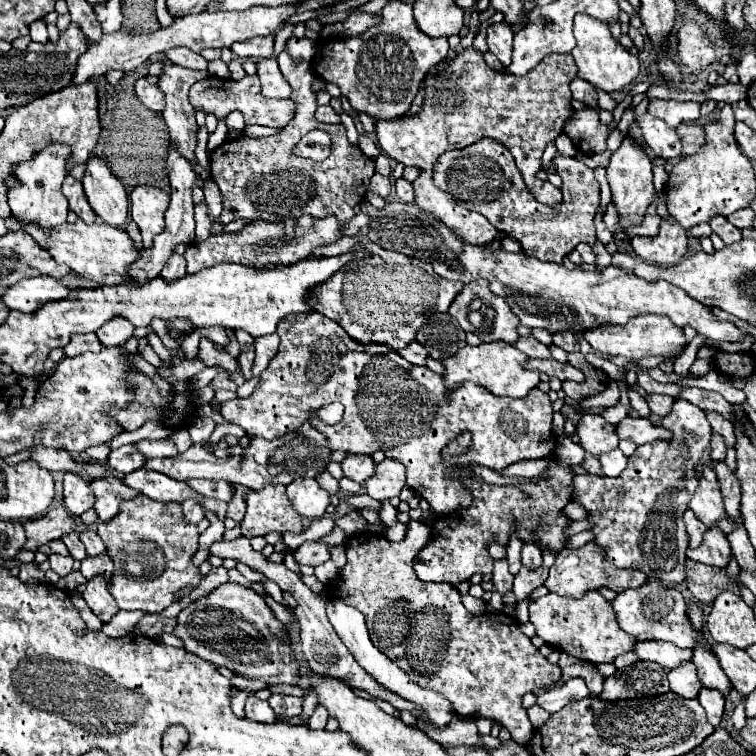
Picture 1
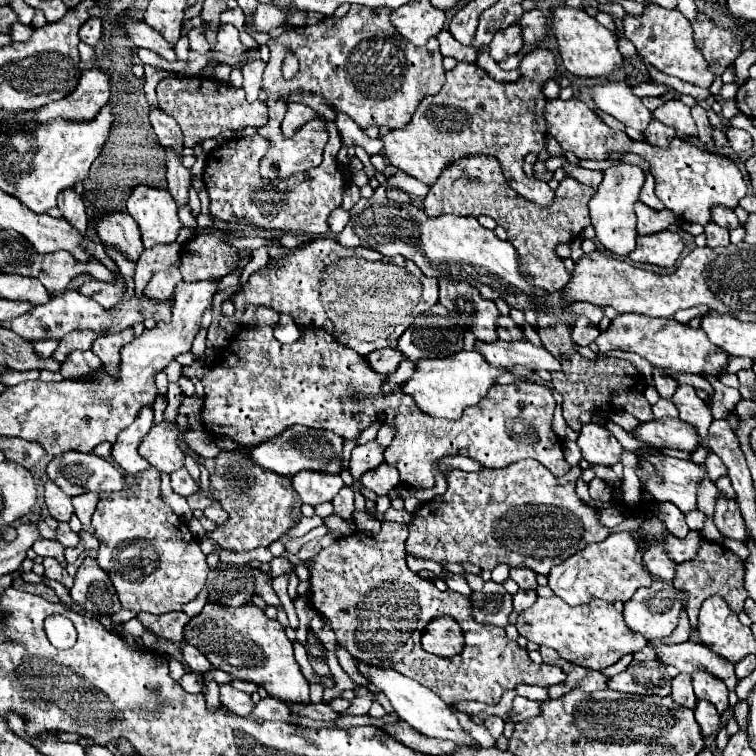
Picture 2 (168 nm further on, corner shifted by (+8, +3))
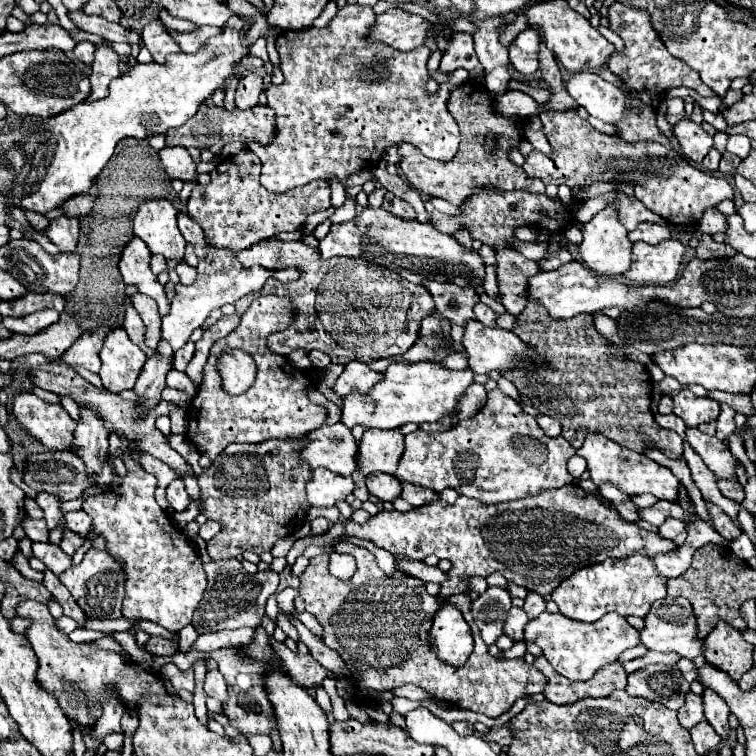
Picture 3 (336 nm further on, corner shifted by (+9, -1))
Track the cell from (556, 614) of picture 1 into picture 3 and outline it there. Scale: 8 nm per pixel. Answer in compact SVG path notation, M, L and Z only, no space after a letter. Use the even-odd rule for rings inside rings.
M543 612L537 620L531 620L525 628L525 642L537 644L549 664L565 678L573 682L585 682L589 680L601 666L611 664L617 660L617 656L629 648L635 648L641 644L639 632L619 614L605 614L597 622L585 624L577 620L569 620L563 614L549 614Z

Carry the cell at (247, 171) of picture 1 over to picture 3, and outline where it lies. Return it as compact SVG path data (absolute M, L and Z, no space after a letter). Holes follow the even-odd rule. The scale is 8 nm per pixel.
M253 152L229 156L211 172L207 186L197 184L191 192L187 214L203 228L207 242L213 248L239 252L255 242L273 238L279 232L295 230L309 214L327 210L331 206L331 190L325 180L315 180L301 188L291 188L283 194L265 190L259 181L261 161Z

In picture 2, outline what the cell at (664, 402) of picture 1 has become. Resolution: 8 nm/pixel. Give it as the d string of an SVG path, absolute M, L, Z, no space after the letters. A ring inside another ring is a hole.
M660 398L660 400L652 406L652 412L654 412L656 418L679 416L678 410L673 402L671 400L666 400L666 398Z

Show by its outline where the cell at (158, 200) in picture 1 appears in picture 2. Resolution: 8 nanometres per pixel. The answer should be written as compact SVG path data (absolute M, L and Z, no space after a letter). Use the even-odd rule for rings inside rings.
M138 186L126 202L128 214L136 220L144 248L160 242L174 242L180 230L180 218L174 198L168 190Z

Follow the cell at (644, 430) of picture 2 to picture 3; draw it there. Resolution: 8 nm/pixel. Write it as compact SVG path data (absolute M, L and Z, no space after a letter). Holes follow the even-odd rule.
M687 428L687 440L717 478L723 478L723 480L737 478L735 468L739 460L731 454L725 442L721 442L717 436L707 436L697 428Z

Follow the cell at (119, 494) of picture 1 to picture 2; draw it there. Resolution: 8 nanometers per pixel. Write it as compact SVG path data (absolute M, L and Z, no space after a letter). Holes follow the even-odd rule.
M88 492L88 494L82 494L82 496L74 496L72 504L74 504L74 514L80 518L80 522L84 526L88 526L90 518L94 514L94 508L98 504L98 494Z

